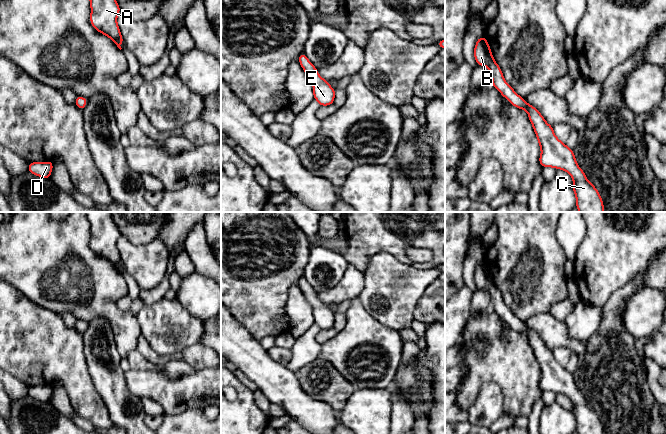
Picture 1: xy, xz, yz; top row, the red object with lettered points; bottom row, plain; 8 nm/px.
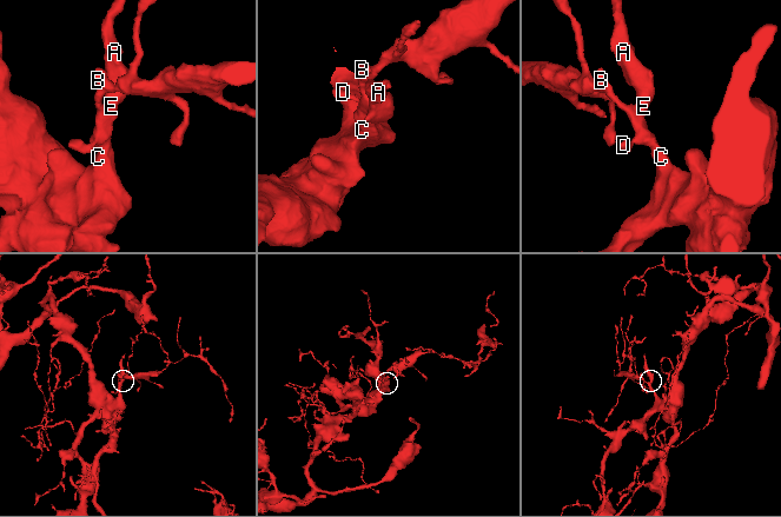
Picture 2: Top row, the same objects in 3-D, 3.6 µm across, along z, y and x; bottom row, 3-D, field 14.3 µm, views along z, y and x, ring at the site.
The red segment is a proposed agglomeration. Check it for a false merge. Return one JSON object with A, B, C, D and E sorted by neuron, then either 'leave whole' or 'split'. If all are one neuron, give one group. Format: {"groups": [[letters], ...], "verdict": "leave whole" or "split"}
{"groups": [["A", "B", "C", "D", "E"]], "verdict": "leave whole"}

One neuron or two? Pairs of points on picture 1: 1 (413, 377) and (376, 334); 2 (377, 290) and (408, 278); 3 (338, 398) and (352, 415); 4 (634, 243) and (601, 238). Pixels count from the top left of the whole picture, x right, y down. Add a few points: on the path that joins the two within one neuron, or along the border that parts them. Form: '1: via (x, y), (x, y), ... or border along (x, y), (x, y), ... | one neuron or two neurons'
1: border along (401, 363), (390, 384) | two neurons
2: via (385, 290), (400, 286) | one neuron
3: border along (355, 390), (340, 409) | two neurons
4: via (626, 238), (609, 238) | one neuron

